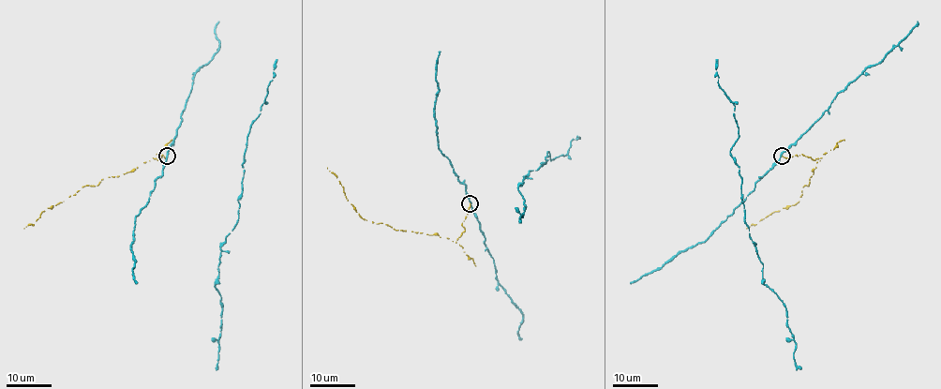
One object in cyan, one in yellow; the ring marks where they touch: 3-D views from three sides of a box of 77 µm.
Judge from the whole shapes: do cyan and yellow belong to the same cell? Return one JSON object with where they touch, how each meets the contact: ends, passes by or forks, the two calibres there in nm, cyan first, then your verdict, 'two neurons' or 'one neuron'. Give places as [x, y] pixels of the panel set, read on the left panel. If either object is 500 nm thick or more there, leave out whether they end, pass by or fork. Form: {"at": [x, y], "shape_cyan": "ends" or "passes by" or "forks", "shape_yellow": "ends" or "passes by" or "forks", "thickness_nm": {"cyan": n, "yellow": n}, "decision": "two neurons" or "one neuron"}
{"at": [167, 156], "shape_cyan": "passes by", "shape_yellow": "ends", "thickness_nm": {"cyan": 260, "yellow": 150}, "decision": "two neurons"}

